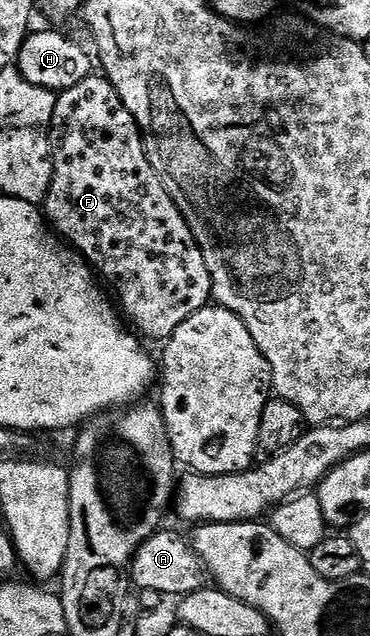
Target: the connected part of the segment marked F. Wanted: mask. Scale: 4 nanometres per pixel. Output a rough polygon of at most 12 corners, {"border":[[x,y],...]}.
{"border":[[101,74],[61,92],[44,215],[165,341],[212,277]]}

